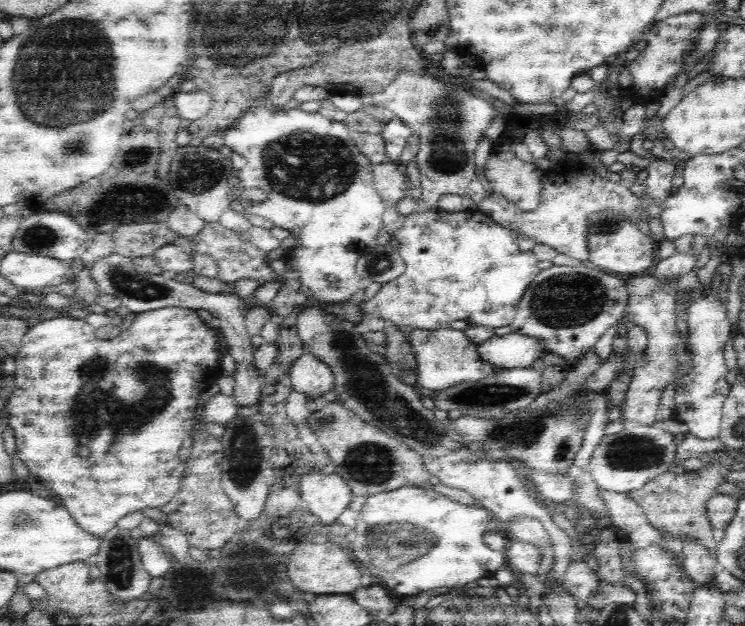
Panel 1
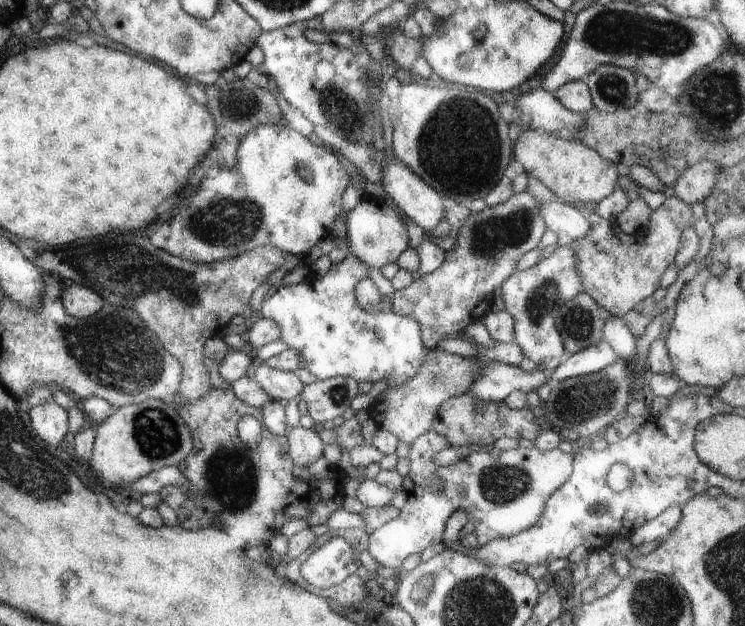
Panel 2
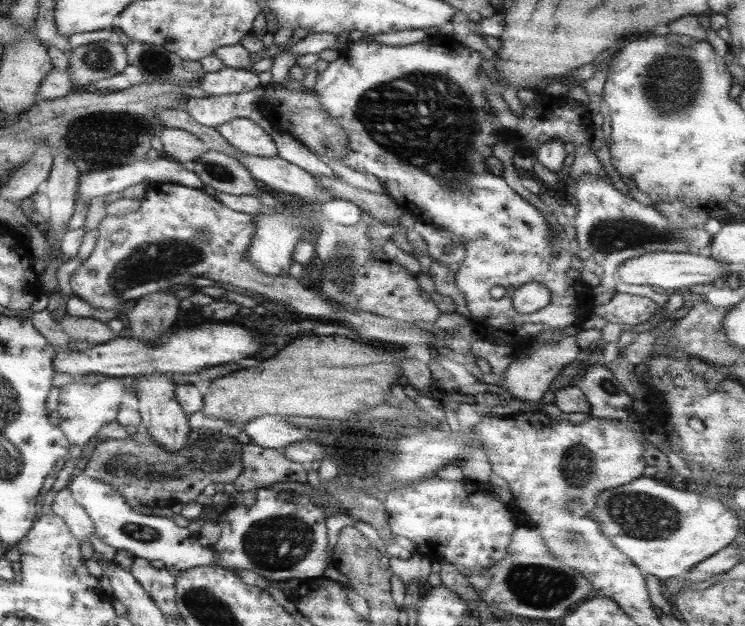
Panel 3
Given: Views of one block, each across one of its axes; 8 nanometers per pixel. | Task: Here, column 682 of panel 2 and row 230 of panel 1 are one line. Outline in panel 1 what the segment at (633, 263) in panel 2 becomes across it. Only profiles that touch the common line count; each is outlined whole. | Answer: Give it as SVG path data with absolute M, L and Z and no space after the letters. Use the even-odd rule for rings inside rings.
M219 222L205 225L201 233L191 242L191 249L192 252L210 256L217 262L218 274L216 279L220 283L226 284L226 292L222 292L224 294L230 294L227 286L232 285L240 278L249 278L252 281L256 281L259 285L265 285L267 282L272 281L280 283L280 286L283 284L283 278L276 274L271 266L266 265L264 251L260 251L254 245L242 241L238 233L222 227Z

